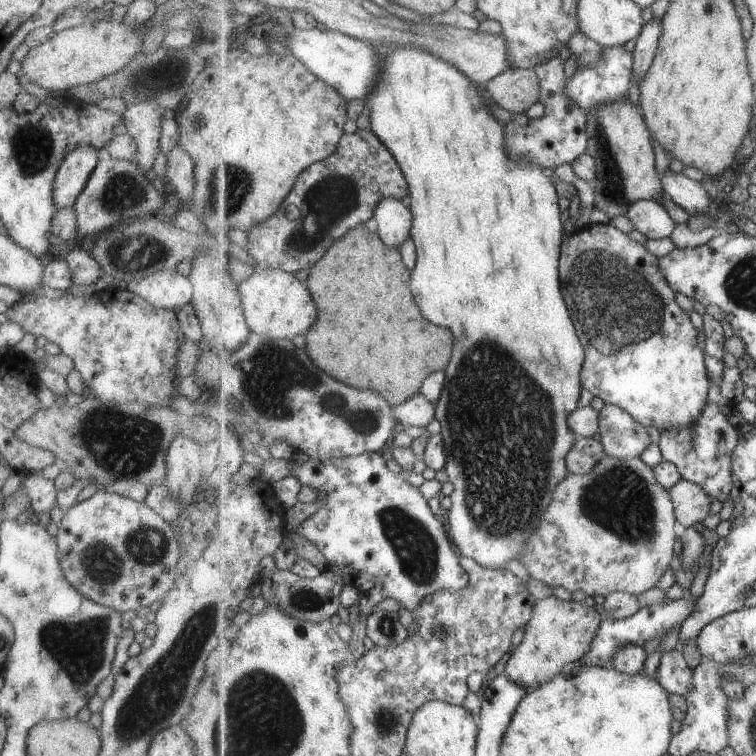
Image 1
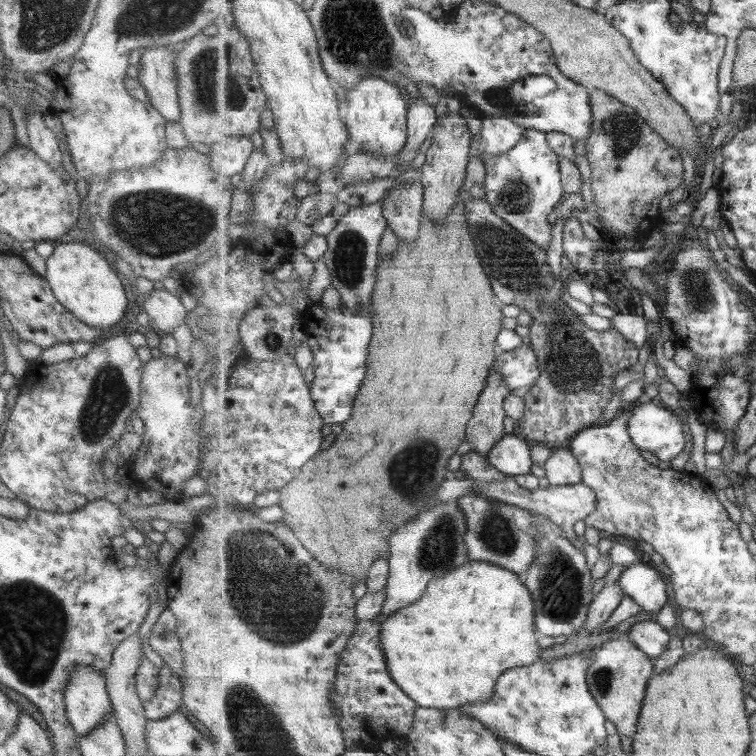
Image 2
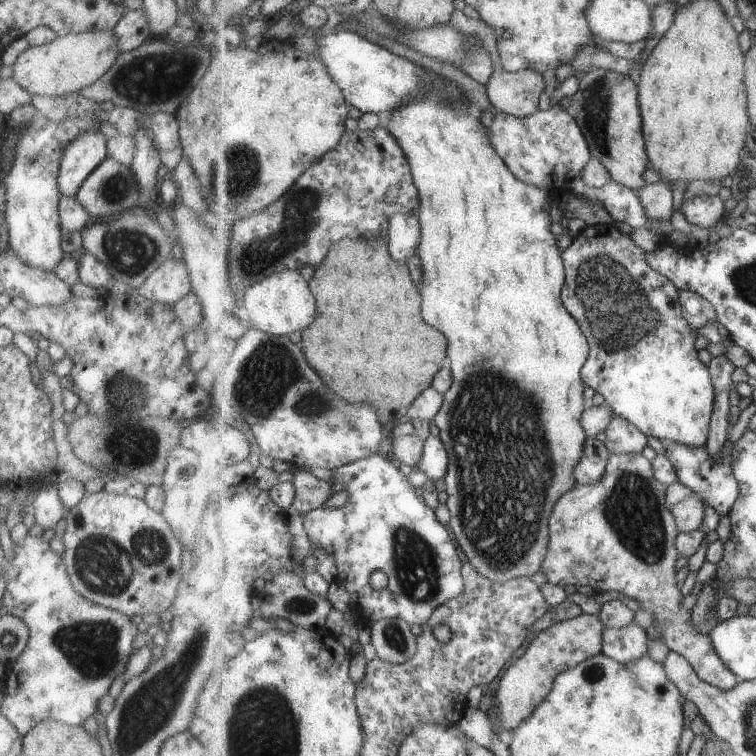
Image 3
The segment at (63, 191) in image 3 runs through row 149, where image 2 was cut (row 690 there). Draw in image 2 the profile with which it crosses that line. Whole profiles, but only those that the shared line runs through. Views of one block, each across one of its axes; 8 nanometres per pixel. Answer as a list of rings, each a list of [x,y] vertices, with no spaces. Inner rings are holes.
[[[76,667],[63,695],[66,718],[77,738],[114,717],[104,676],[92,667]]]

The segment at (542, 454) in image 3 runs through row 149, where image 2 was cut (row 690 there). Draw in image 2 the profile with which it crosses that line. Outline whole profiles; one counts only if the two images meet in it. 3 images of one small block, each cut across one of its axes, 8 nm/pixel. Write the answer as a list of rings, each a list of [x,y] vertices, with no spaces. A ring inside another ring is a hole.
[[[469,560],[463,566],[449,572],[447,576],[435,577],[429,586],[425,595],[419,601],[397,610],[397,613],[389,615],[383,619],[383,631],[381,631],[381,646],[384,648],[385,658],[387,658],[388,670],[393,681],[412,698],[419,707],[435,708],[439,711],[457,710],[467,704],[476,704],[477,702],[488,702],[495,695],[496,685],[503,673],[513,668],[525,668],[529,665],[542,660],[541,651],[537,637],[540,633],[536,625],[536,604],[533,600],[533,594],[529,587],[524,583],[523,577],[516,572],[502,567],[501,565],[491,564],[485,561]]]

